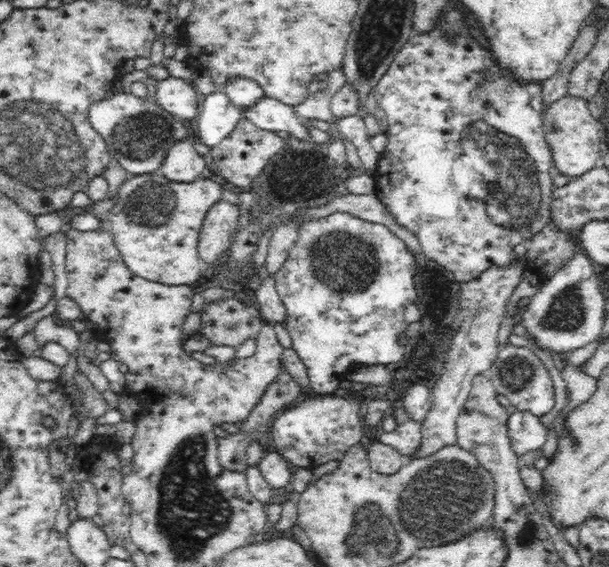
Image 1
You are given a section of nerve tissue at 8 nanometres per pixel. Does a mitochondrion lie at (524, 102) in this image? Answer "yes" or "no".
no

